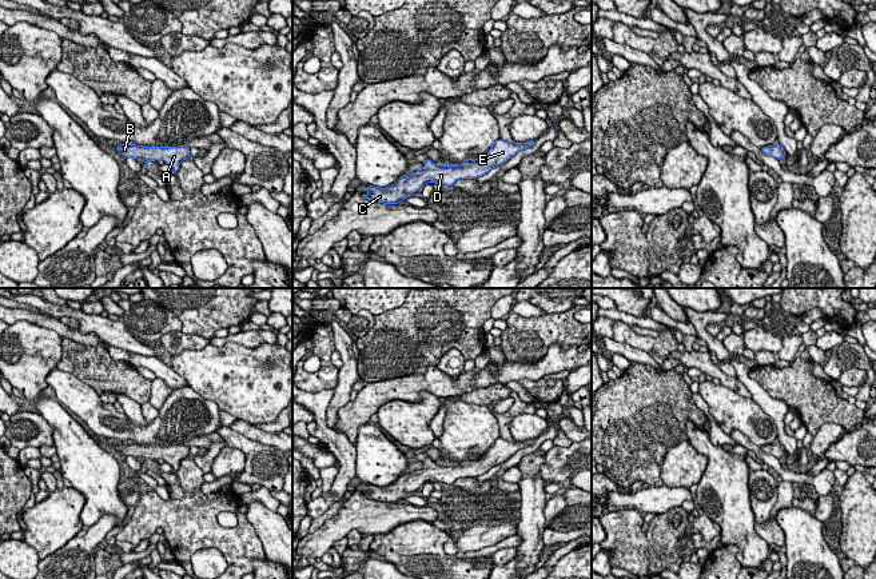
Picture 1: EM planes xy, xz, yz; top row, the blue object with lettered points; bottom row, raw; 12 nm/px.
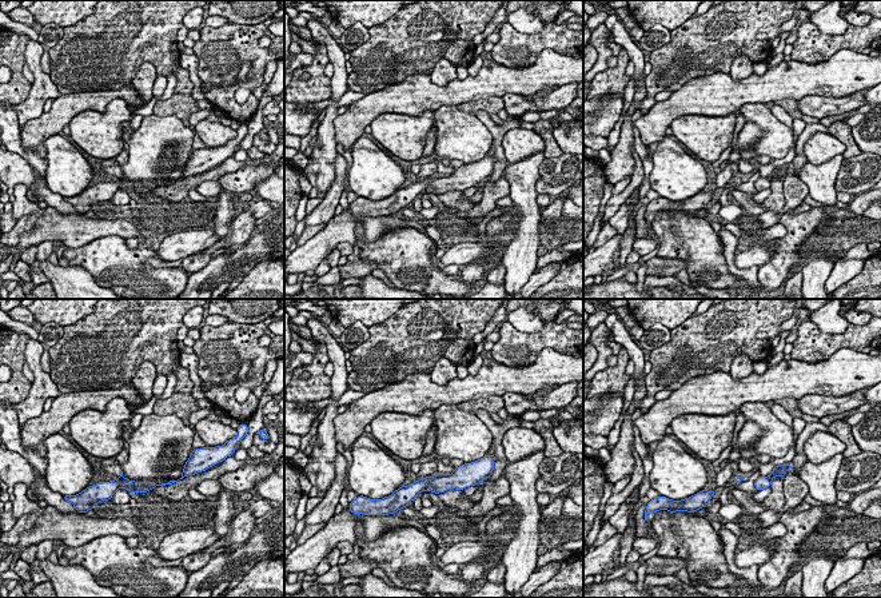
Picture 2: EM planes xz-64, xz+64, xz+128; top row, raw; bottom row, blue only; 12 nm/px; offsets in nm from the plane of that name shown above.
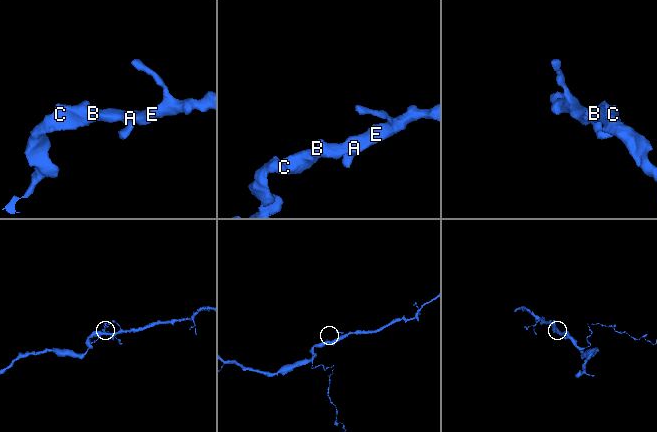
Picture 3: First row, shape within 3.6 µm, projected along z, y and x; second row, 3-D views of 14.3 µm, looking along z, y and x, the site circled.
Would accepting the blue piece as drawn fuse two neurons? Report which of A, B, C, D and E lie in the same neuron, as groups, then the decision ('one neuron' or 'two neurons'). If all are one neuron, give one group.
groups A B C D E; one neuron

